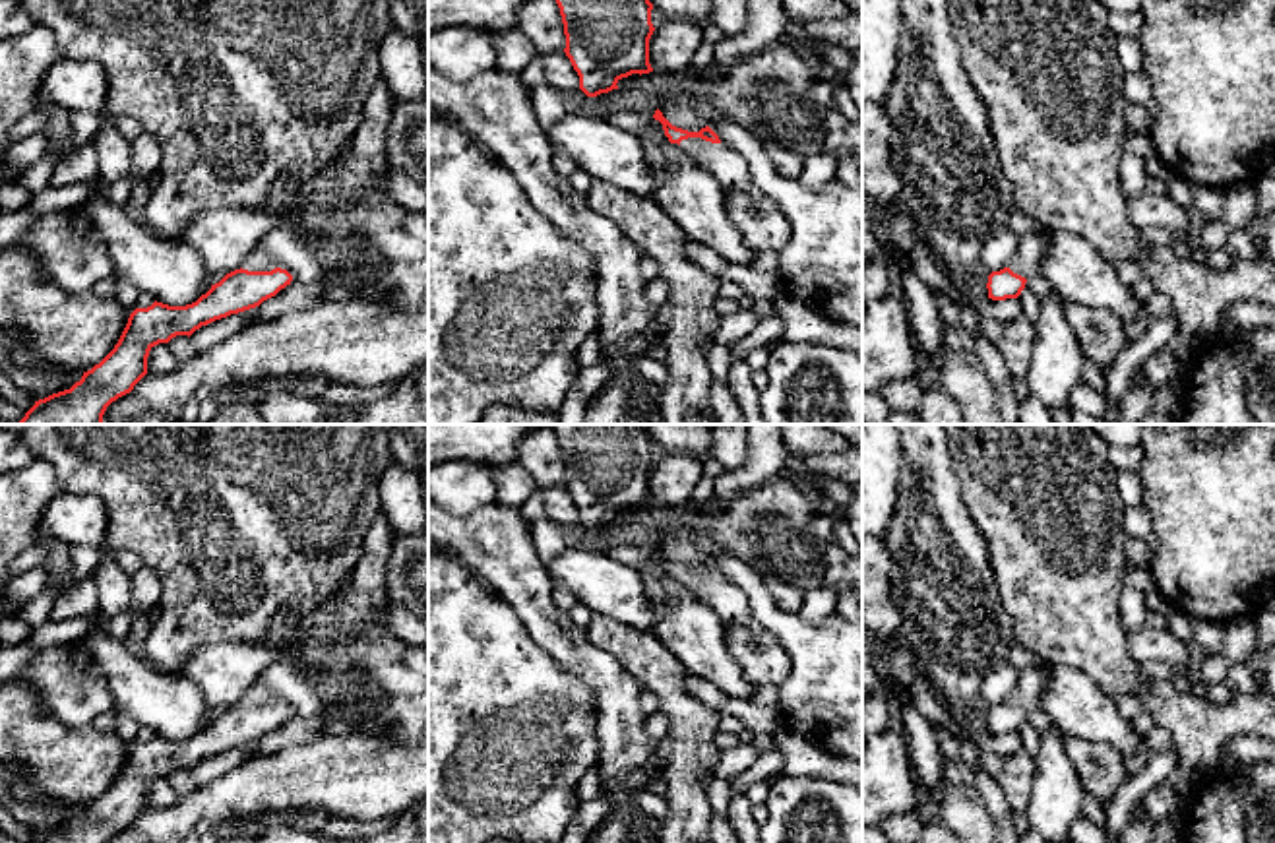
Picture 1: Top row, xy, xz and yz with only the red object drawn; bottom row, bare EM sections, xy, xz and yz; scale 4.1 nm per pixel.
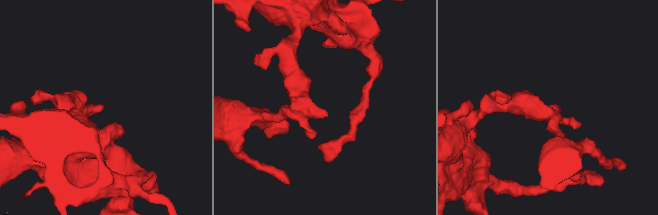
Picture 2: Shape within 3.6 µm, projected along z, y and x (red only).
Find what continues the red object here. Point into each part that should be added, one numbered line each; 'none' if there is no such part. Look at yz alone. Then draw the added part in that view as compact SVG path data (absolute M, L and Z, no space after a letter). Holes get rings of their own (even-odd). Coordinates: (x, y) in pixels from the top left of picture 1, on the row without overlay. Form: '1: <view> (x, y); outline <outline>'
1: yz (1027, 694); outline M1039 659L1037 665L1023 669L1010 703L1025 713L1041 709L1042 690L1052 665Z

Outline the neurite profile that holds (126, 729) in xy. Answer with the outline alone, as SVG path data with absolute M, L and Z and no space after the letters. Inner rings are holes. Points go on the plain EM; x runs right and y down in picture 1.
M114 711L114 734L116 734L128 748L132 748L132 746L138 742L138 740L136 740L138 731L140 731L140 725L138 725L132 717L128 717L128 715L120 713L120 711Z

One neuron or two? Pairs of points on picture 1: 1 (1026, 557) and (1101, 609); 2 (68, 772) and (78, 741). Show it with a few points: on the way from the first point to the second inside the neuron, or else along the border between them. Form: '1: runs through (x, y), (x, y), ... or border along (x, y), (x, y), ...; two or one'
1: runs through (1045, 570), (1082, 607); one
2: runs through (74, 764), (78, 749); one

